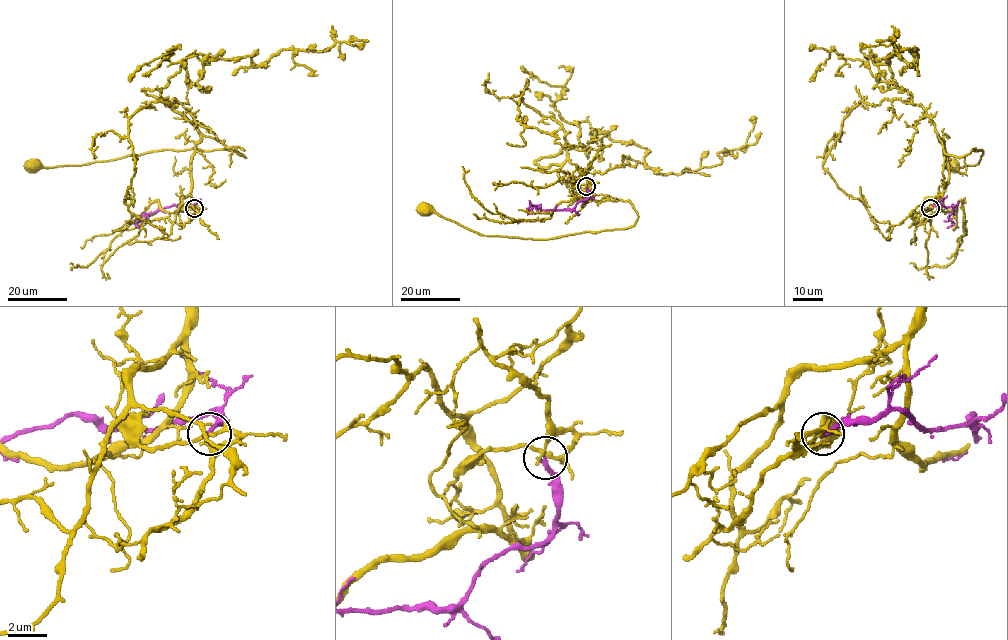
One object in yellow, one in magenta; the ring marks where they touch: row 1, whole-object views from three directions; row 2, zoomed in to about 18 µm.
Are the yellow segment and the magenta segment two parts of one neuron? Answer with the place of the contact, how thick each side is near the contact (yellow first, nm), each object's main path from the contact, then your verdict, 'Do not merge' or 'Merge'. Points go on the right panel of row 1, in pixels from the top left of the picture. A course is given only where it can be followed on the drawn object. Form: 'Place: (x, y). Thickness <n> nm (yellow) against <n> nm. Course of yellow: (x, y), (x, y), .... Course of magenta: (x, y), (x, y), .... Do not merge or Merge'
Place: (930, 208). Thickness 160 nm (yellow) against 240 nm. Course of yellow: (930, 208), (948, 179), (938, 136), (946, 154), (959, 157), (975, 148), (982, 151), (976, 165), (951, 163). Course of magenta: (930, 208), (953, 205), (954, 213), (949, 220), (954, 223), (947, 228). Do not merge

